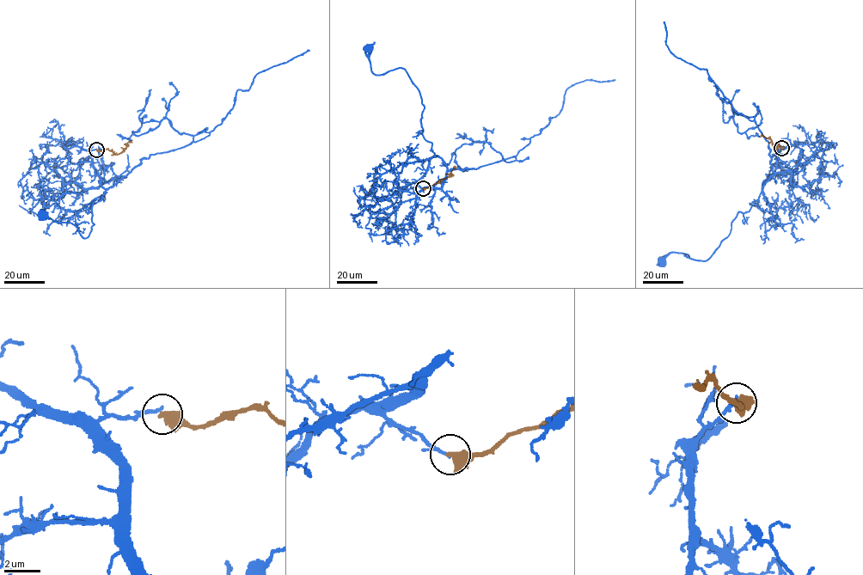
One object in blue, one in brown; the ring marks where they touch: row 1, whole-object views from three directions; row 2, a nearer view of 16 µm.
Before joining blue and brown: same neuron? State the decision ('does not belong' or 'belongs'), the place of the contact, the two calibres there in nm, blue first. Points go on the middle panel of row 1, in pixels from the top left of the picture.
does not belong; at (423, 188); 190 nm thick on the blue side, 600 nm on the other

